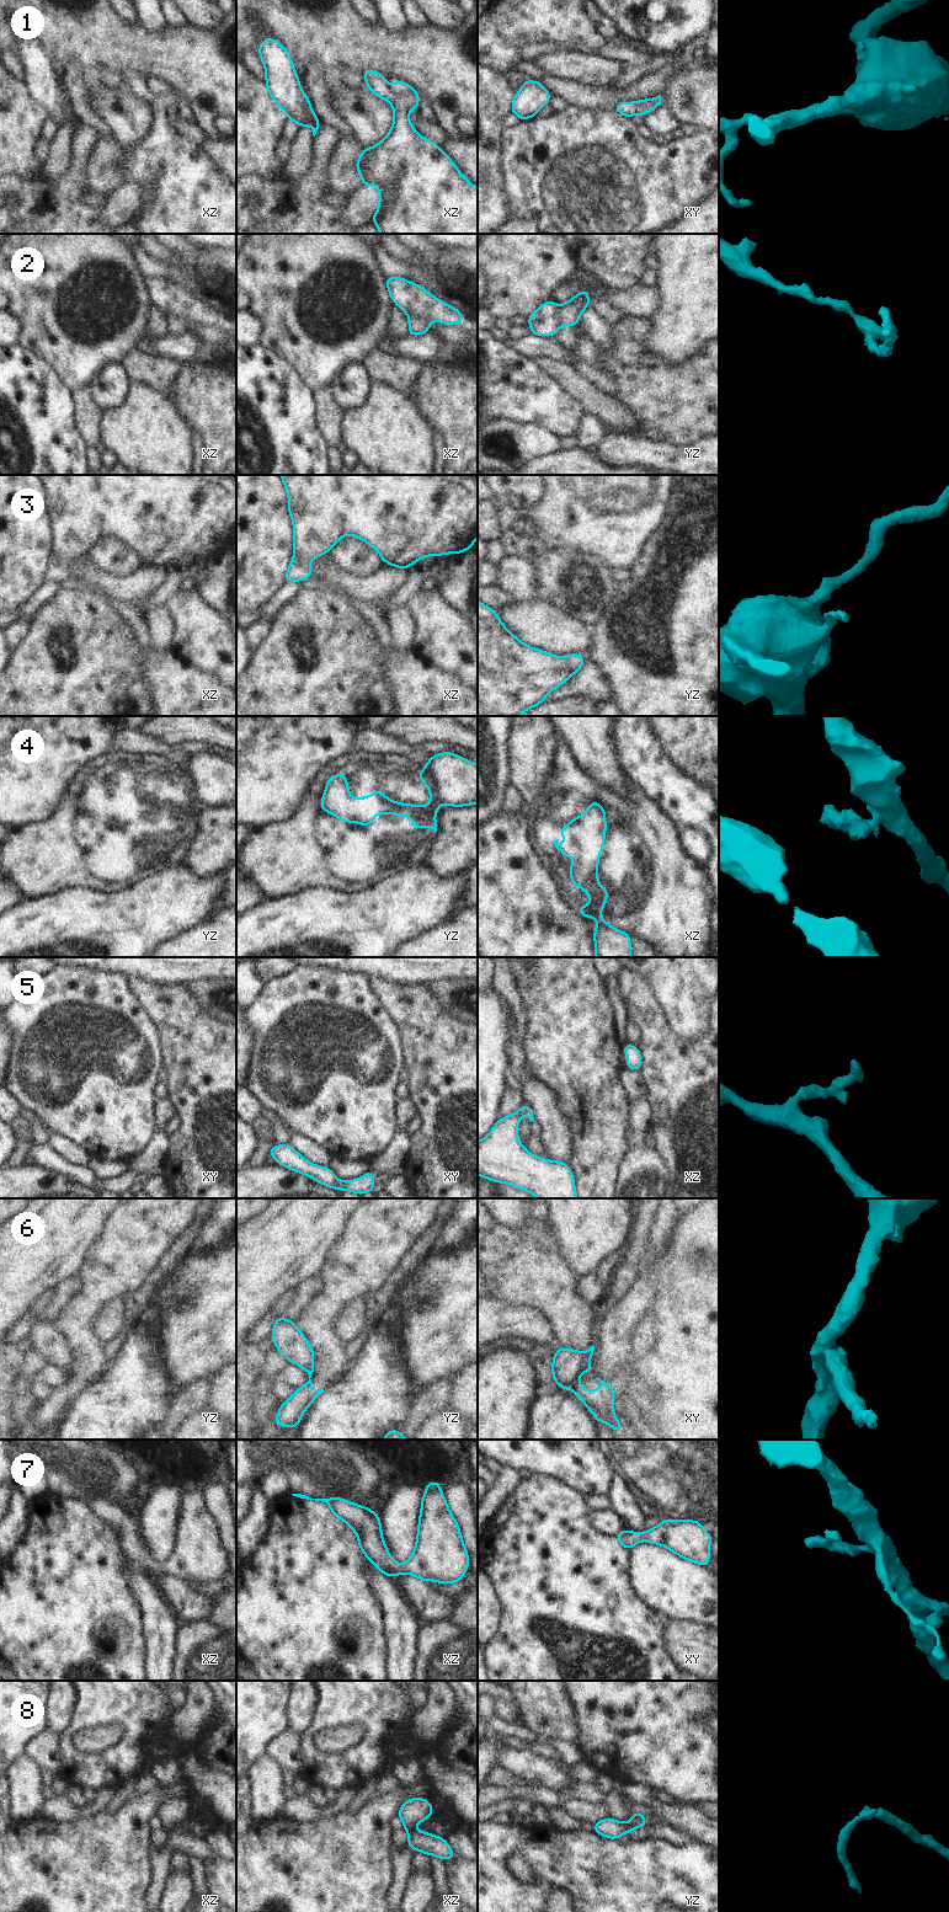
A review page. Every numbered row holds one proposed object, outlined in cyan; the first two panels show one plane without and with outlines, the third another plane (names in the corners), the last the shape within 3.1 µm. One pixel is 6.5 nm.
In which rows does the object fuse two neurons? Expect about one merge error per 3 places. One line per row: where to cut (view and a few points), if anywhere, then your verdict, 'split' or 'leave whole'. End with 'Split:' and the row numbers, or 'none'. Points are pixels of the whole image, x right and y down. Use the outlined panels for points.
1: cut none; leave whole
2: cut yz (558, 306), (558, 322), (560, 326); split
3: cut yz (565, 657), (566, 666), (571, 673); split
4: cut xz (590, 906), (600, 913); split
5: cut none; leave whole
6: cut xy (584, 1352), (581, 1371); split
7: cut none; leave whole
8: cut xz (412, 1830), (409, 1835); split
Split: 2, 3, 4, 6, 8

